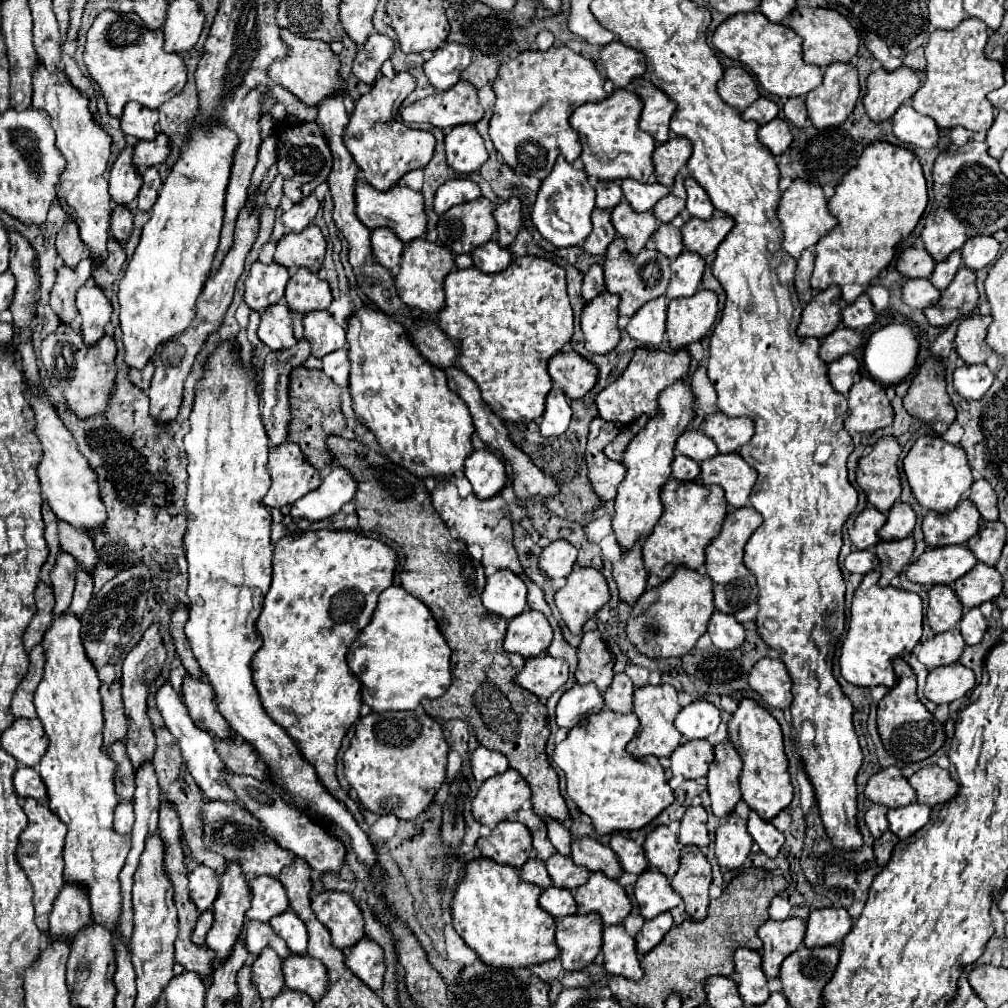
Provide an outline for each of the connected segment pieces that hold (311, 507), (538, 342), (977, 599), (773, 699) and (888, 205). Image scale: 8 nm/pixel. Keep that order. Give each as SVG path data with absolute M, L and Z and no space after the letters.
M333 467L331 473L321 481L319 489L313 489L295 505L291 505L293 519L319 521L341 511L341 507L355 495L355 481L341 467Z
M515 257L511 261L511 265L501 271L501 273L493 273L493 275L487 275L483 271L479 271L477 267L471 267L471 269L457 269L457 271L451 271L447 277L445 277L445 285L443 285L443 291L445 291L445 307L437 313L437 325L439 329L443 329L443 333L447 333L447 337L455 339L461 343L461 353L457 357L457 365L479 385L481 389L481 397L483 401L489 405L489 409L501 417L503 421L513 421L513 423L527 423L527 421L535 421L543 415L543 409L545 409L545 395L549 393L551 389L551 377L547 373L547 361L551 355L559 353L561 347L571 339L573 335L573 309L569 305L569 297L567 297L567 283L565 283L565 269L561 269L559 265L547 261L547 259L541 259L541 257Z
M977 563L969 573L955 581L955 593L967 609L979 607L983 601L993 601L1001 589L1001 573L995 567L987 567L983 563Z
M765 657L757 661L747 675L747 683L771 707L785 709L793 701L793 695L791 695L793 681L787 673L787 667L777 659Z
M883 141L871 143L863 151L859 165L835 187L835 195L829 199L829 209L837 219L837 225L815 245L817 257L811 287L823 291L829 285L837 285L841 289L843 301L849 303L841 313L845 327L861 329L875 323L875 311L865 291L871 279L879 277L895 257L897 243L911 235L927 201L927 183L919 159L909 149Z

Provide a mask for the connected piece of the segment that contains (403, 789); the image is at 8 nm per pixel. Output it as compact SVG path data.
M387 711L387 713L369 713L361 717L355 725L355 737L351 739L349 749L343 755L345 779L351 789L357 791L359 803L377 813L377 815L395 815L399 819L415 819L423 813L435 793L445 781L449 745L443 733L443 727L437 719L429 717L423 711Z

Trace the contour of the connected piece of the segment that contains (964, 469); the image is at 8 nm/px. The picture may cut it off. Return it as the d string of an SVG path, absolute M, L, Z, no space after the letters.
M937 435L919 437L915 441L915 445L911 447L911 451L907 453L907 457L903 459L903 469L905 469L907 481L917 497L917 501L927 509L933 509L933 511L945 513L945 515L957 507L961 497L973 485L971 467L969 467L963 447L951 445Z

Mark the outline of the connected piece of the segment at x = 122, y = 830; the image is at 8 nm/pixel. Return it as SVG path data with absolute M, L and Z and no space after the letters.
M121 801L115 809L115 831L119 835L131 835L131 825L133 825L133 809L131 801Z

